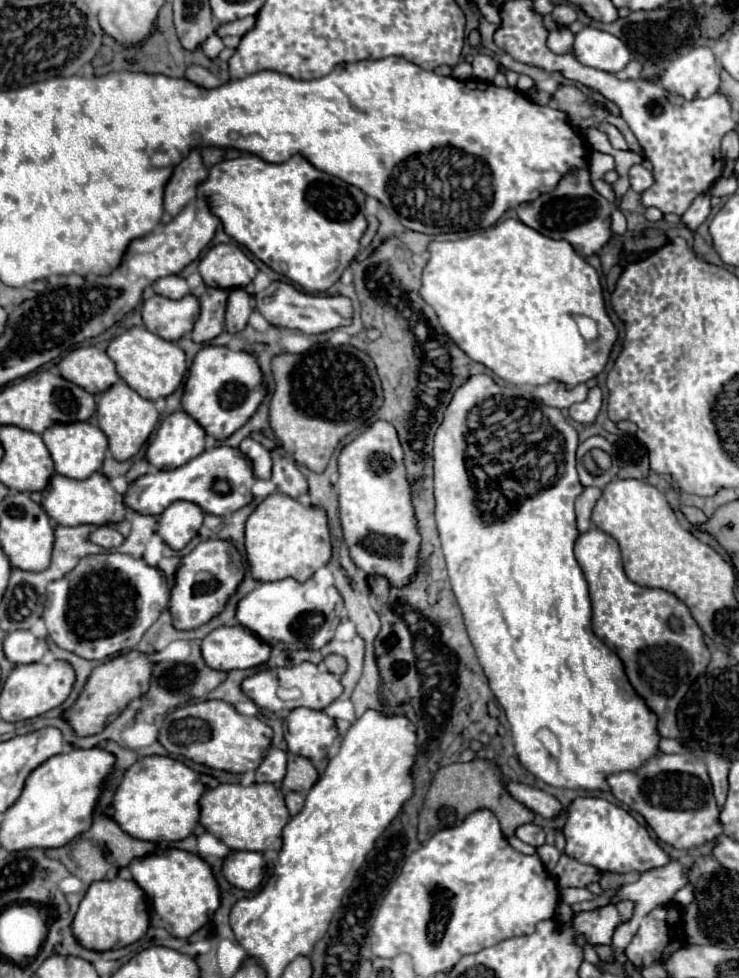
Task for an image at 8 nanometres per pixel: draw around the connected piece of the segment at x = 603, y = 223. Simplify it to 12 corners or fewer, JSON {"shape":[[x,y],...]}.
{"shape":[[589,171],[517,215],[589,257],[611,237],[611,203]]}

